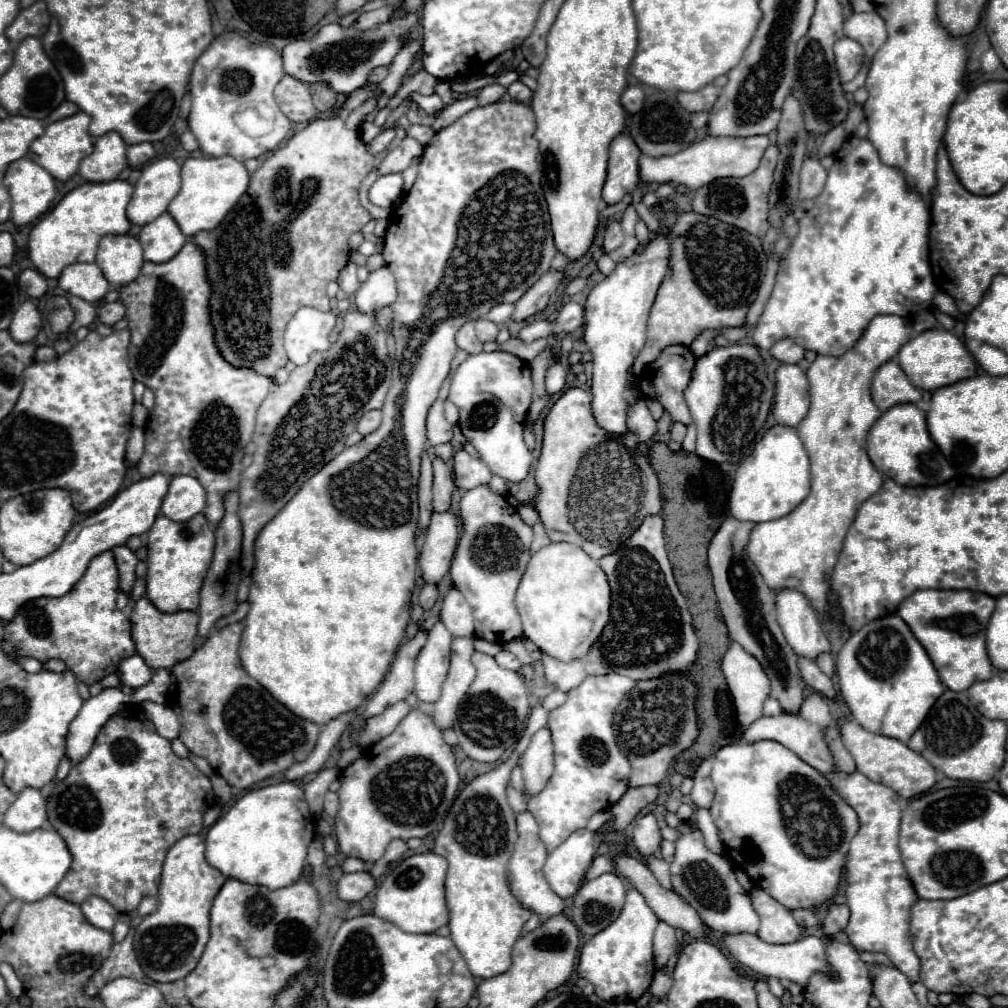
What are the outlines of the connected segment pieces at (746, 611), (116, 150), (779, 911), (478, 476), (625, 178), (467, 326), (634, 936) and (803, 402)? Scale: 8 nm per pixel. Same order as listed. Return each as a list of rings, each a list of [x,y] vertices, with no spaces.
[[[726,517],[718,527],[716,535],[708,547],[708,567],[712,573],[714,591],[718,597],[718,605],[728,627],[728,635],[732,633],[732,641],[740,643],[750,655],[754,655],[768,677],[772,679],[770,697],[782,703],[786,713],[796,713],[804,701],[806,683],[800,677],[800,669],[796,665],[796,653],[788,647],[780,625],[776,623],[776,609],[774,609],[774,593],[764,583],[762,575],[756,571],[756,565],[746,555],[746,545],[750,539],[754,523],[744,523],[732,517]]]
[[[110,131],[96,139],[94,151],[80,161],[80,175],[86,181],[112,181],[126,167],[126,143]]]
[[[754,887],[750,891],[752,905],[760,917],[758,937],[766,943],[794,943],[802,937],[800,925],[794,921],[790,911],[772,899],[764,889]]]
[[[460,449],[454,455],[454,475],[456,475],[456,487],[458,489],[474,489],[478,485],[486,485],[492,477],[490,469],[478,459],[468,455],[464,449]]]
[[[620,133],[612,139],[606,171],[608,175],[602,187],[602,199],[606,205],[614,205],[622,201],[626,193],[632,193],[638,183],[638,157],[640,149],[630,135]]]
[[[468,321],[460,327],[458,335],[456,335],[456,345],[464,351],[468,351],[470,355],[474,353],[480,353],[482,351],[482,343],[480,339],[476,337],[476,331],[474,331],[474,321]]]
[[[630,889],[618,919],[594,935],[590,941],[586,941],[580,953],[578,975],[594,985],[594,991],[600,995],[600,999],[610,1003],[630,1003],[650,987],[656,973],[652,957],[652,935],[656,925],[658,917],[648,907],[646,899],[640,895],[640,891]]]
[[[780,363],[776,369],[776,397],[772,415],[776,423],[796,427],[808,413],[808,379],[798,365]]]

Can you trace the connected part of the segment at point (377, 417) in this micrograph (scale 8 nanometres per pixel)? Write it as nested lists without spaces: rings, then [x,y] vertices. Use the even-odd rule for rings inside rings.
[[[368,411],[362,415],[362,419],[358,423],[358,431],[362,435],[368,435],[380,427],[380,421],[382,421],[382,411]]]

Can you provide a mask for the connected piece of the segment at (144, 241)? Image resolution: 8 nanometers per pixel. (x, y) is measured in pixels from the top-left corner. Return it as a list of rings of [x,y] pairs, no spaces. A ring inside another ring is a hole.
[[[168,213],[144,225],[138,239],[144,249],[144,261],[150,263],[166,263],[188,241],[188,237],[180,231],[176,221]]]

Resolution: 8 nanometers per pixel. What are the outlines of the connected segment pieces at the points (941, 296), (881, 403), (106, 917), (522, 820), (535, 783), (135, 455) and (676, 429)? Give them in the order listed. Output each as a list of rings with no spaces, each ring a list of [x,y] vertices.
[[[940,291],[940,293],[934,295],[934,305],[936,305],[938,311],[942,311],[942,313],[946,313],[950,317],[960,317],[960,311],[956,309],[954,299],[948,293],[944,293],[944,291]]]
[[[896,361],[884,363],[872,379],[872,399],[880,411],[888,411],[898,403],[916,403],[922,391],[914,387]]]
[[[88,897],[82,905],[80,905],[84,917],[88,919],[88,923],[92,923],[94,927],[100,927],[104,931],[112,931],[116,919],[118,919],[118,911],[102,897]]]
[[[524,811],[524,813],[518,813],[516,815],[516,831],[518,831],[518,841],[516,841],[516,847],[514,847],[514,855],[510,857],[510,863],[508,863],[508,869],[506,869],[506,877],[508,877],[508,885],[512,889],[512,895],[516,897],[516,901],[532,911],[534,915],[540,917],[540,923],[546,923],[550,917],[554,915],[560,915],[564,911],[564,899],[560,899],[546,883],[544,875],[542,875],[542,867],[546,863],[546,857],[548,857],[548,851],[544,847],[544,843],[540,841],[540,835],[538,835],[538,823],[534,819],[534,815],[530,811]]]
[[[548,727],[538,729],[532,735],[528,749],[520,757],[520,767],[528,795],[538,795],[554,771],[554,751]]]
[[[134,427],[130,433],[130,439],[128,439],[128,445],[126,445],[126,457],[130,459],[132,465],[136,465],[140,461],[142,453],[144,453],[144,431],[142,431],[142,427]]]
[[[674,423],[672,429],[670,429],[670,443],[668,443],[668,447],[670,447],[672,451],[680,451],[684,435],[686,435],[686,425],[682,425],[682,423]]]

